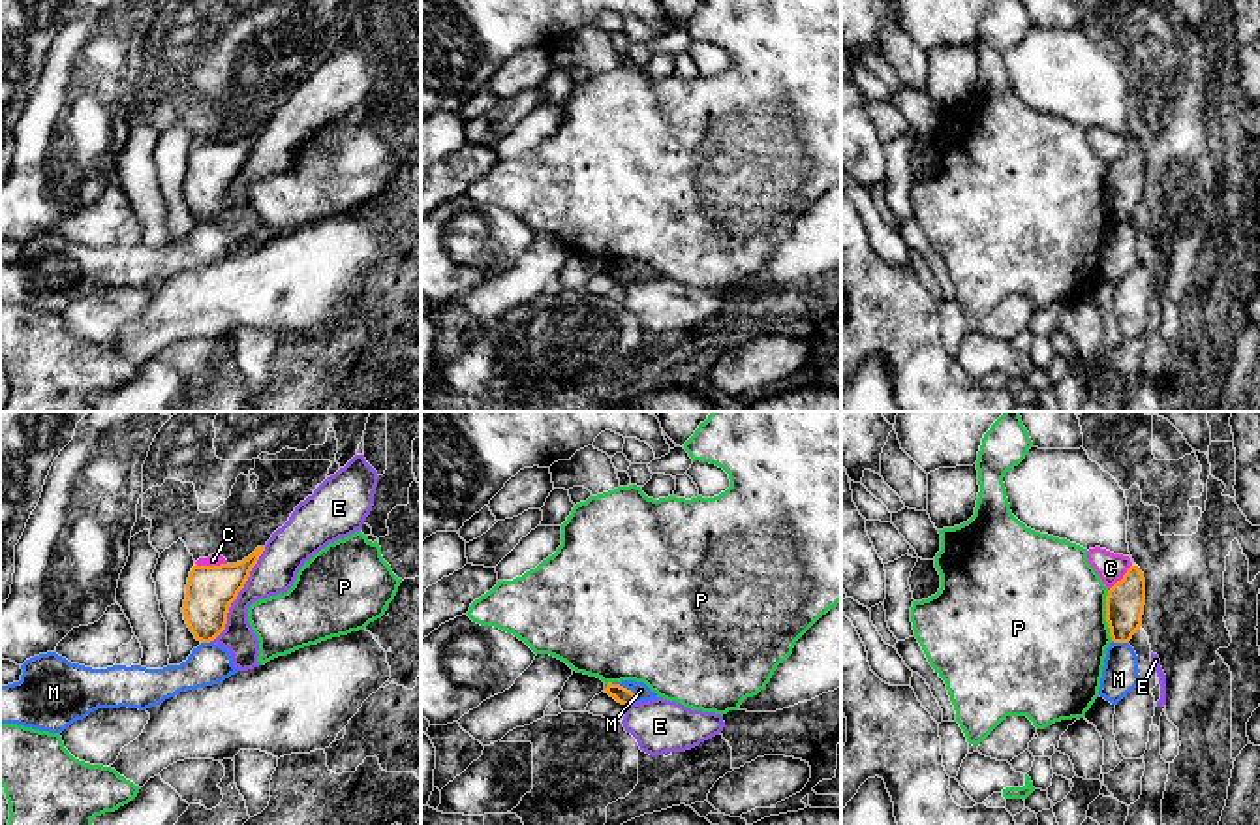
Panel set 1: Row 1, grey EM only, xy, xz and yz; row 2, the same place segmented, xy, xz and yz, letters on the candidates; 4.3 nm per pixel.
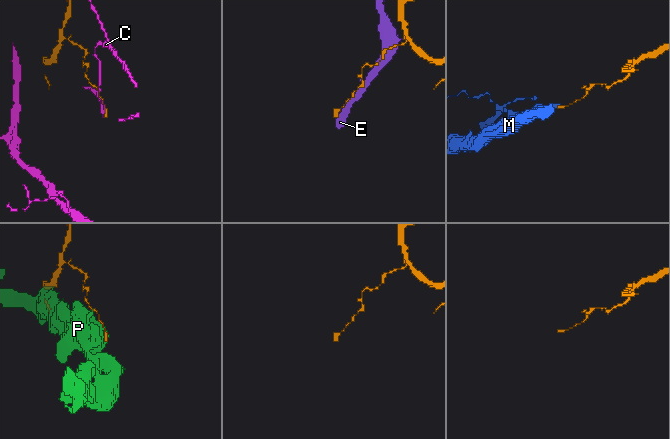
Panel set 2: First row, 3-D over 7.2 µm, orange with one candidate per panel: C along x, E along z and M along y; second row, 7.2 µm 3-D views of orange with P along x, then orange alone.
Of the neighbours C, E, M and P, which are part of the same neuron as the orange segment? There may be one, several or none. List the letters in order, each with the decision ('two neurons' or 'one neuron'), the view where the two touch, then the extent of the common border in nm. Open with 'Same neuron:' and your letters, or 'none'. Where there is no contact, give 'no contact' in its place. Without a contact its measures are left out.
Same neuron: none
C: two neurons; meets orange in xy; contact 140 nm long
E: two neurons; meets orange in xy; contact 480 nm long
M: two neurons; meets orange in xz; contact 140 nm long
P: two neurons; meets orange in yz; contact 220 nm long

